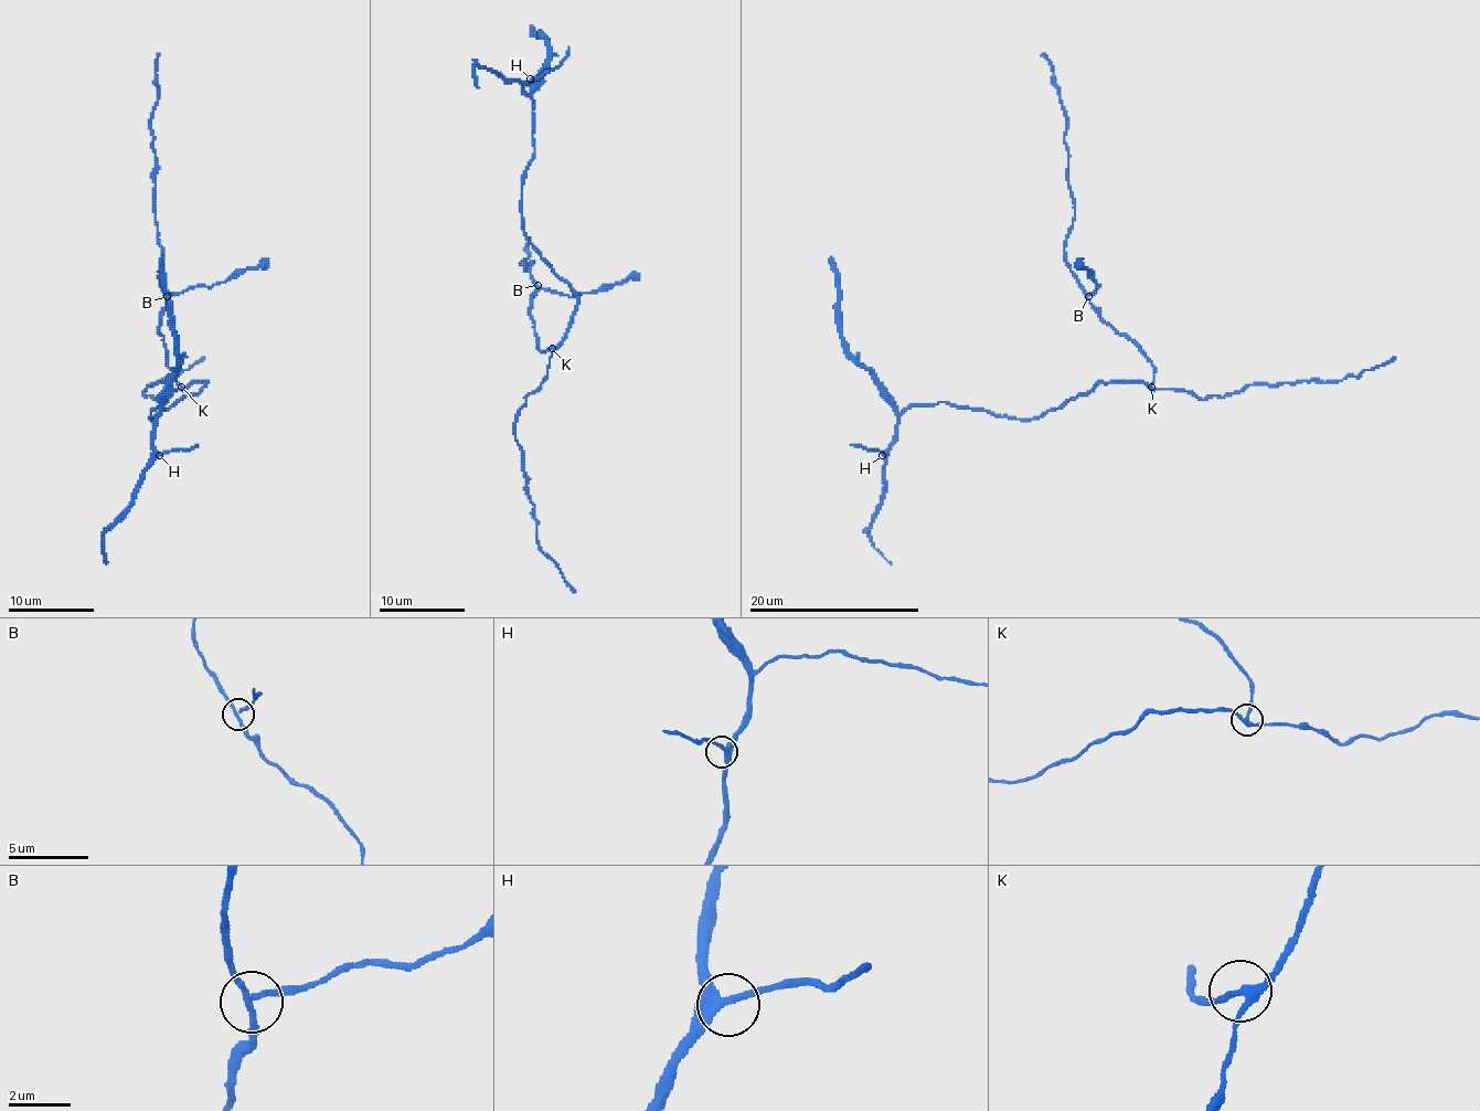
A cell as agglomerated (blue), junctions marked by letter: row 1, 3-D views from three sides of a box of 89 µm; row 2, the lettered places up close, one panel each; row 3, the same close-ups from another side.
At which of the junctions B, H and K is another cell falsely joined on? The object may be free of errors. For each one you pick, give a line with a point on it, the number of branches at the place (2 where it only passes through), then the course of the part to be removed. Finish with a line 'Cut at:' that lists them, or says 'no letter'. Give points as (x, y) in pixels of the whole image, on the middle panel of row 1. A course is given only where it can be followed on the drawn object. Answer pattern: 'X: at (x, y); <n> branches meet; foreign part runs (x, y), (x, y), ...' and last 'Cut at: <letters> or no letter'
B: at (538, 285); 3 branches meet; foreign part runs (536, 284), (575, 297), (639, 275)
Cut at: B

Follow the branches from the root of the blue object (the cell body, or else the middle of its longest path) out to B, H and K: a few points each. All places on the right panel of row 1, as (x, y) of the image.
B: (1115, 382), (1146, 382), (1149, 387), (1153, 380), (1153, 368), (1130, 340), (1117, 334), (1087, 297)
H: (1115, 382), (1098, 382), (1034, 419), (996, 416), (945, 402), (913, 404), (882, 455)
K: (1115, 382), (1146, 382), (1151, 387)

